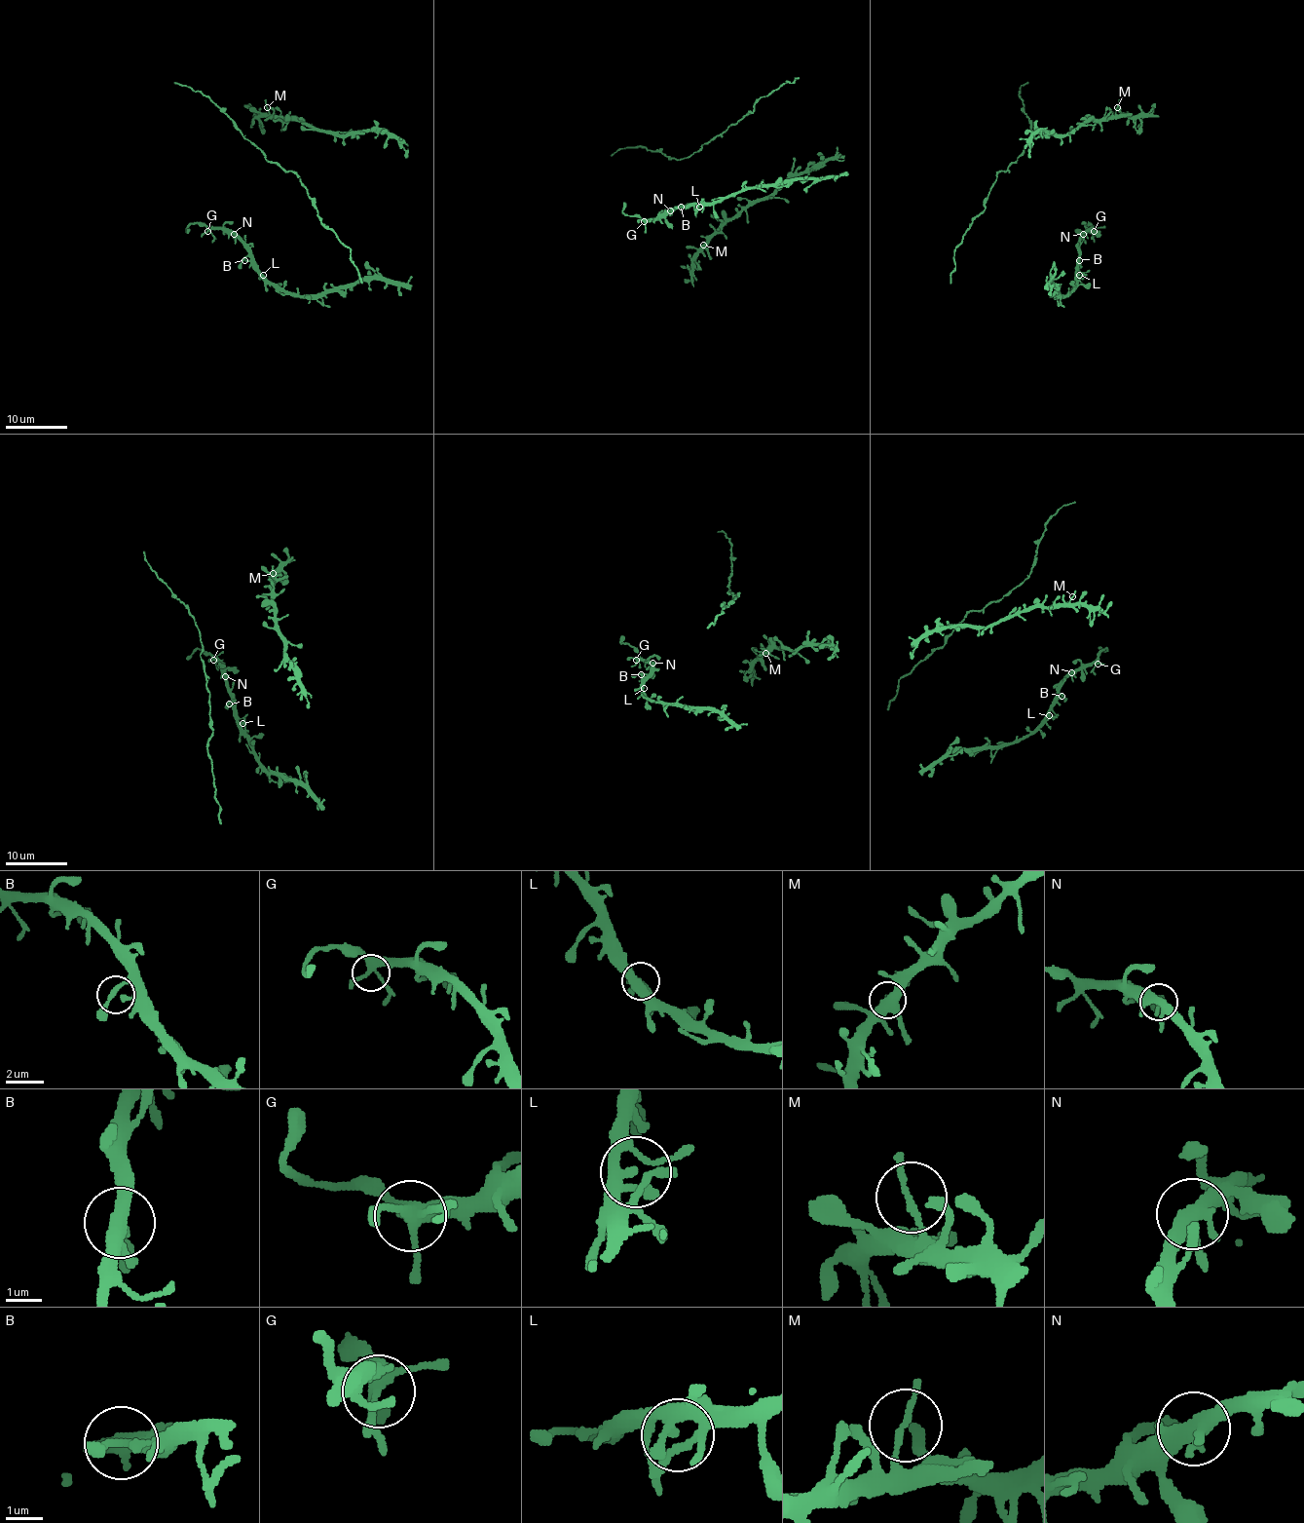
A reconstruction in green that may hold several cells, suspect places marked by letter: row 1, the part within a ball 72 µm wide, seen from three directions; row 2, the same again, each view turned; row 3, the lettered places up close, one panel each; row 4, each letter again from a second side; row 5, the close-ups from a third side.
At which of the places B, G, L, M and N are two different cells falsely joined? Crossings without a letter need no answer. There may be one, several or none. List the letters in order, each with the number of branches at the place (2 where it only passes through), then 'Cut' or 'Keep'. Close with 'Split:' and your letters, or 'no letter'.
B: Branches: 2. Keep
G: Branches: 5. Keep
L: Branches: 3. Keep
M: Branches: 2. Keep
N: Branches: 4. Keep
Split: no letter

